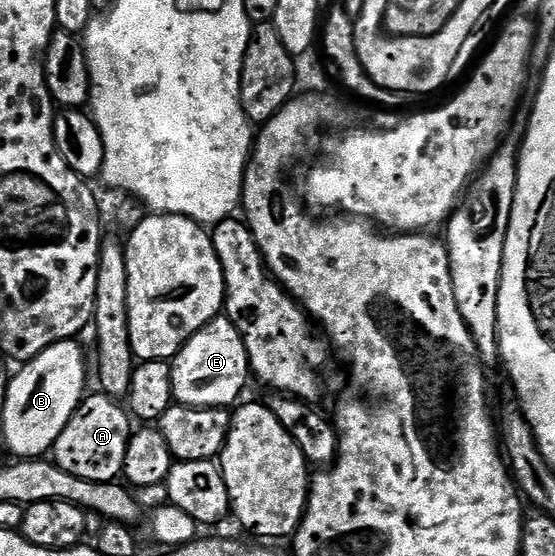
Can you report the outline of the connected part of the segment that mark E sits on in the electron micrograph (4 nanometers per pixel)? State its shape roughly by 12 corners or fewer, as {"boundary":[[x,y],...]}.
{"boundary":[[214,318],[171,362],[180,406],[231,408],[249,363]]}

